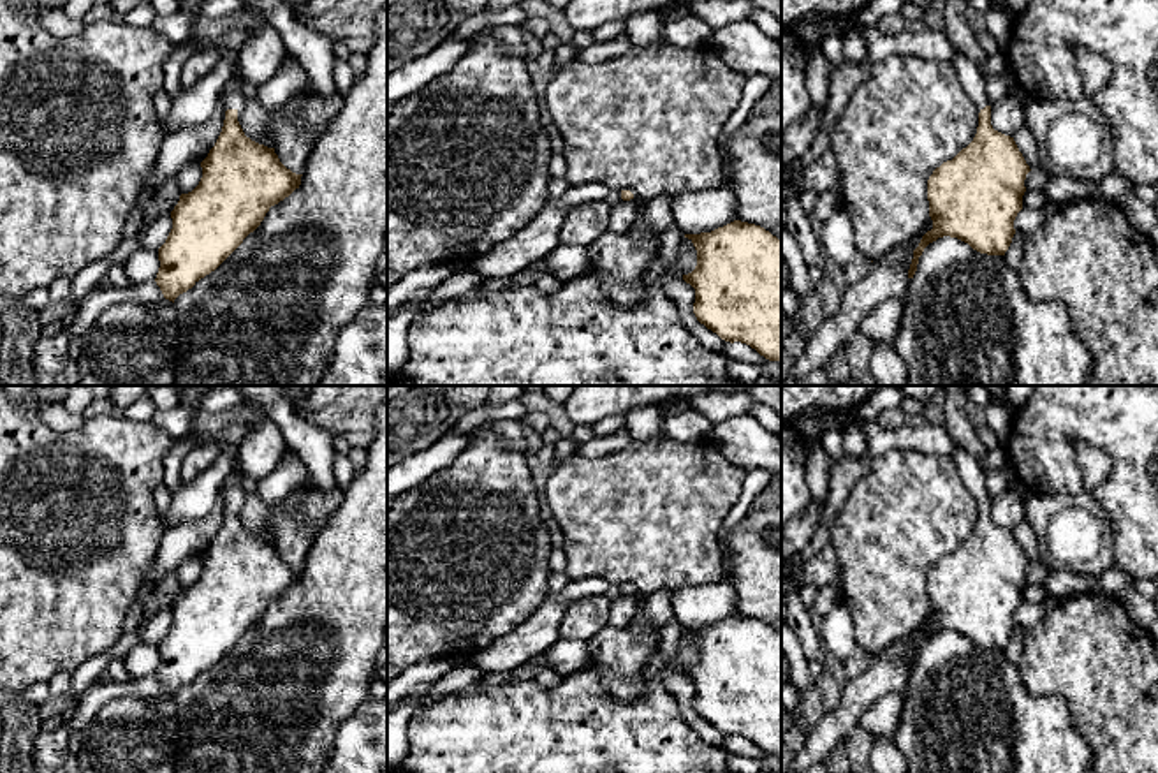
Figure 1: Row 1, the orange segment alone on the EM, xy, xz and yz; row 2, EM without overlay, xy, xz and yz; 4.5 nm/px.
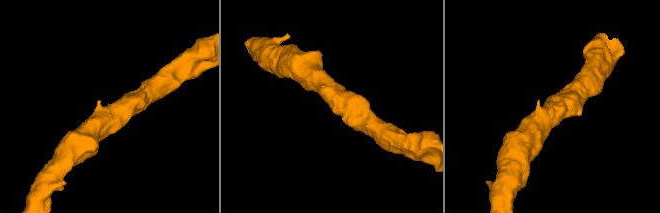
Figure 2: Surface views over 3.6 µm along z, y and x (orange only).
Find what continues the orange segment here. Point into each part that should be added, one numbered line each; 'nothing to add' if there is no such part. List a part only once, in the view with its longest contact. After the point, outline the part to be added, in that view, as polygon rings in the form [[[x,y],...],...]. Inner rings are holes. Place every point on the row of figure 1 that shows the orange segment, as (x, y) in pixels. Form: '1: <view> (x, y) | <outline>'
1: xy (233, 90) | [[[236,74],[231,77],[231,81],[225,85],[224,92],[225,92],[225,107],[227,109],[238,109],[245,99],[243,99],[243,77]]]

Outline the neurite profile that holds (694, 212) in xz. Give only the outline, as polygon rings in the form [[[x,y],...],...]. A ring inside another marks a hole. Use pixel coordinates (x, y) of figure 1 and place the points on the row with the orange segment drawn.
[[[725,185],[676,194],[671,211],[674,225],[683,234],[711,232],[737,220],[736,194]]]

